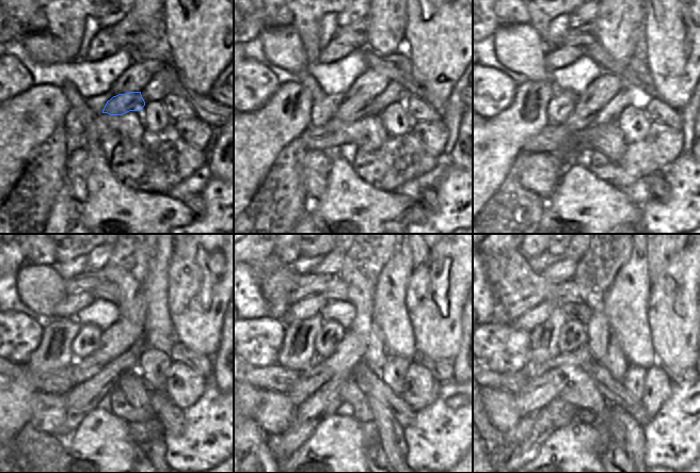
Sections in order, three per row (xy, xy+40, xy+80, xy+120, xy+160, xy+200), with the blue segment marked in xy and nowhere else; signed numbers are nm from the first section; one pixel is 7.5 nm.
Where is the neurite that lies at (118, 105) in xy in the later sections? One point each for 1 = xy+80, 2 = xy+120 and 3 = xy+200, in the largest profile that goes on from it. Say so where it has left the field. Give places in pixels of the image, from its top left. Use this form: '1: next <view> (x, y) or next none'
1: next xy+80 (578, 120)
2: next xy+120 (84, 369)
3: next xy+200 (539, 391)

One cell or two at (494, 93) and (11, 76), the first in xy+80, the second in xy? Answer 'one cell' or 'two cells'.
one cell

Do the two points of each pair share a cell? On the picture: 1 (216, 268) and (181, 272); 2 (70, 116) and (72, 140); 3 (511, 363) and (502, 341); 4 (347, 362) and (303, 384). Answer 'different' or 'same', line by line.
1: same
2: same
3: same
4: same

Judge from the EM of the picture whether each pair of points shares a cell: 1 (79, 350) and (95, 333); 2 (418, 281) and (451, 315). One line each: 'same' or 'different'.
1: same
2: same

